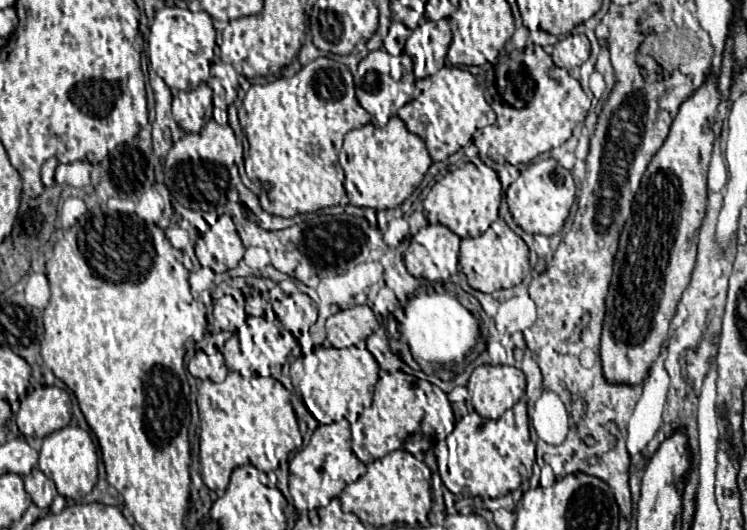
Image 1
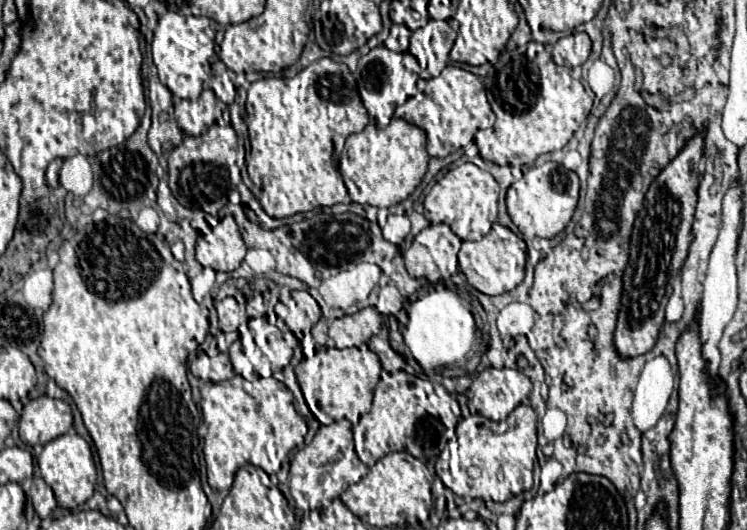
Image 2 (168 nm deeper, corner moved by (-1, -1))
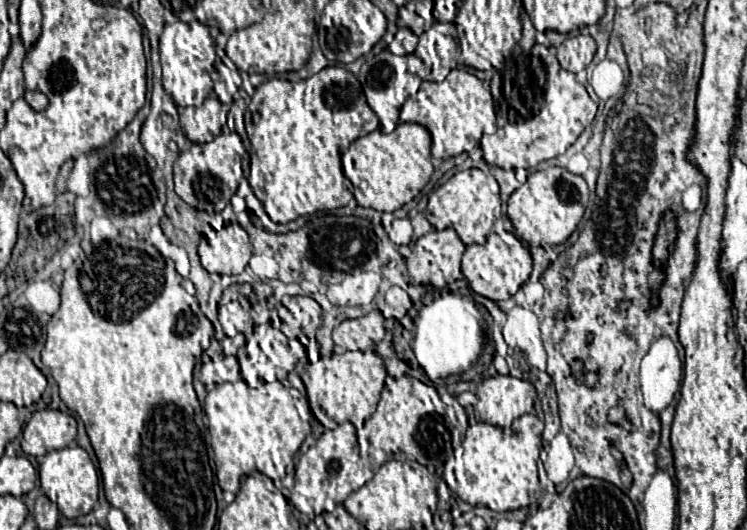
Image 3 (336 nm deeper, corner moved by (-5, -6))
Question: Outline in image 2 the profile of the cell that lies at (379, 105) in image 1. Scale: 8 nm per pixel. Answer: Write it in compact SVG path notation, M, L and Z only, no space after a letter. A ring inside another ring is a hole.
M383 45L371 49L367 55L363 55L359 59L359 65L357 65L357 71L355 71L357 89L359 89L359 95L363 99L363 105L365 105L367 113L369 113L369 117L375 119L379 129L385 129L389 125L389 121L391 121L391 117L395 113L395 107L403 105L407 101L407 93L409 93L409 98L417 93L416 85L420 71L416 58L409 52L397 53L389 51Z

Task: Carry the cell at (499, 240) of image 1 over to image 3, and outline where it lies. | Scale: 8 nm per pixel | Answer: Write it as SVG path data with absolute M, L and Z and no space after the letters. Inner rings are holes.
M493 232L493 234L489 234L489 238L483 246L467 246L461 260L461 271L473 292L477 292L493 302L499 302L499 300L511 298L521 288L521 284L529 278L531 254L521 244L517 244L517 246L505 244L499 238L499 234Z

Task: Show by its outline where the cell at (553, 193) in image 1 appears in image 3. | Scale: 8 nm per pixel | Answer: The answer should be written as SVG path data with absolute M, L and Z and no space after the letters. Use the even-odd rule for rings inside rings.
M547 168L529 174L527 182L509 198L509 218L515 226L515 236L529 246L563 244L583 218L589 202L587 182L565 168Z

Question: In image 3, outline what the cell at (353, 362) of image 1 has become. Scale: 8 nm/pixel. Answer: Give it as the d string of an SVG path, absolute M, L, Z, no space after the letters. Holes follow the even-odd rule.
M369 350L323 356L317 363L308 364L301 374L305 388L310 380L325 380L325 388L321 392L321 408L337 424L353 422L355 426L363 424L377 408L385 378L387 378L387 372L385 372L383 360L375 352L369 352Z

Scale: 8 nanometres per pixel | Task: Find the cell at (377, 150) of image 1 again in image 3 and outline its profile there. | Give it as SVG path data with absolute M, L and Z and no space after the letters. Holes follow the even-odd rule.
M397 124L391 134L375 130L363 138L357 138L343 154L345 176L363 194L359 206L375 208L381 212L395 212L403 204L411 202L433 174L431 164L431 134L421 124Z

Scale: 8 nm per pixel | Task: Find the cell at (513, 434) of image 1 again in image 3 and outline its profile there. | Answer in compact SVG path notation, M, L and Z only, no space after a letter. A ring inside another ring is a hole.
M525 414L511 428L495 428L478 421L463 438L461 463L445 463L443 479L459 499L471 506L483 504L495 512L519 510L537 502L540 496L537 461L540 459L543 422Z

